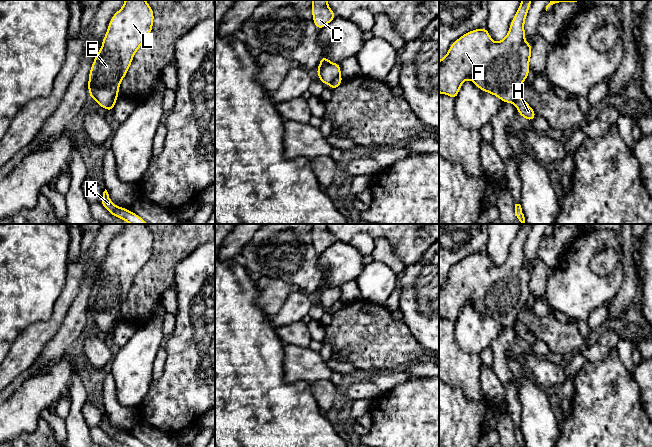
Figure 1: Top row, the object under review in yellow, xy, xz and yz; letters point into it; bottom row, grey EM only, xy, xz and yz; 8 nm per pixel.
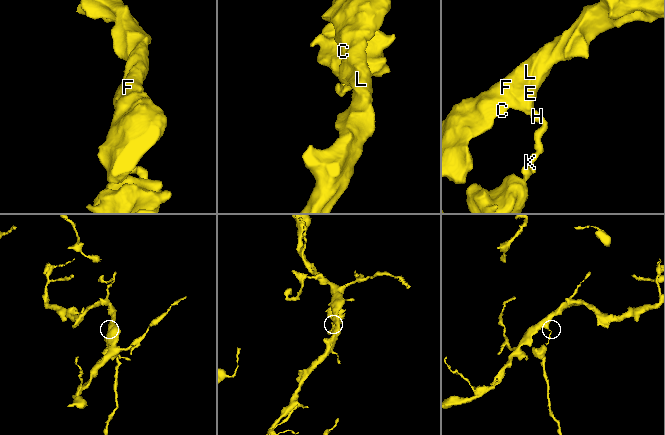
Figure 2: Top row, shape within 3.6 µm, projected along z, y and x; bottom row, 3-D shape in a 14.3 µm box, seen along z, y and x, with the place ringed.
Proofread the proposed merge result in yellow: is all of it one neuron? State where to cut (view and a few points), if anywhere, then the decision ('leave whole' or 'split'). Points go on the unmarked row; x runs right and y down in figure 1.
cut in xz along (339, 299), (329, 307); split

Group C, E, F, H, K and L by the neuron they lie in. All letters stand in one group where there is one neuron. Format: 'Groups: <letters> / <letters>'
Groups: C E F L / H K

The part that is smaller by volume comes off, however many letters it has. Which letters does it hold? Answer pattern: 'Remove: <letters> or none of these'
Remove: H, K

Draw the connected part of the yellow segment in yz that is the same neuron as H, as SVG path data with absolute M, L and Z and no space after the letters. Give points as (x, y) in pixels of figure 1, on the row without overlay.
M516 321L515 330L518 334L519 339L526 342L529 345L529 347L537 340L535 335L521 321Z

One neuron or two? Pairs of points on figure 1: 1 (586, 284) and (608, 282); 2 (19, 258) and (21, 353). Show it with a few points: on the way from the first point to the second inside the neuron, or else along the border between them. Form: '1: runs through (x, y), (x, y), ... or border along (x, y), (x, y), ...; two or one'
1: runs through (591, 284), (603, 284); one
2: border along (42, 320), (27, 326), (10, 347); two

